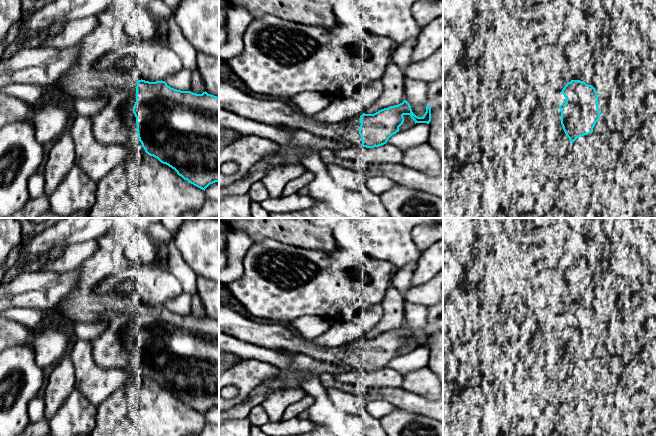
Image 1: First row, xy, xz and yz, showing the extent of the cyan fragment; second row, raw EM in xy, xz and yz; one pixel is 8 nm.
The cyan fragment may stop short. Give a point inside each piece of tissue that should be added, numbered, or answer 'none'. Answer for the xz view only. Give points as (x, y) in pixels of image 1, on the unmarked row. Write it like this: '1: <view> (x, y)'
1: xz (276, 336)

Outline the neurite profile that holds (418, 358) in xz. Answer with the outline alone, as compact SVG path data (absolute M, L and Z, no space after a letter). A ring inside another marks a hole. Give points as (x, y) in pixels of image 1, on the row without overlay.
M416 347L411 352L399 355L392 359L387 367L398 371L403 376L410 372L423 369L428 366L430 350L427 347Z

